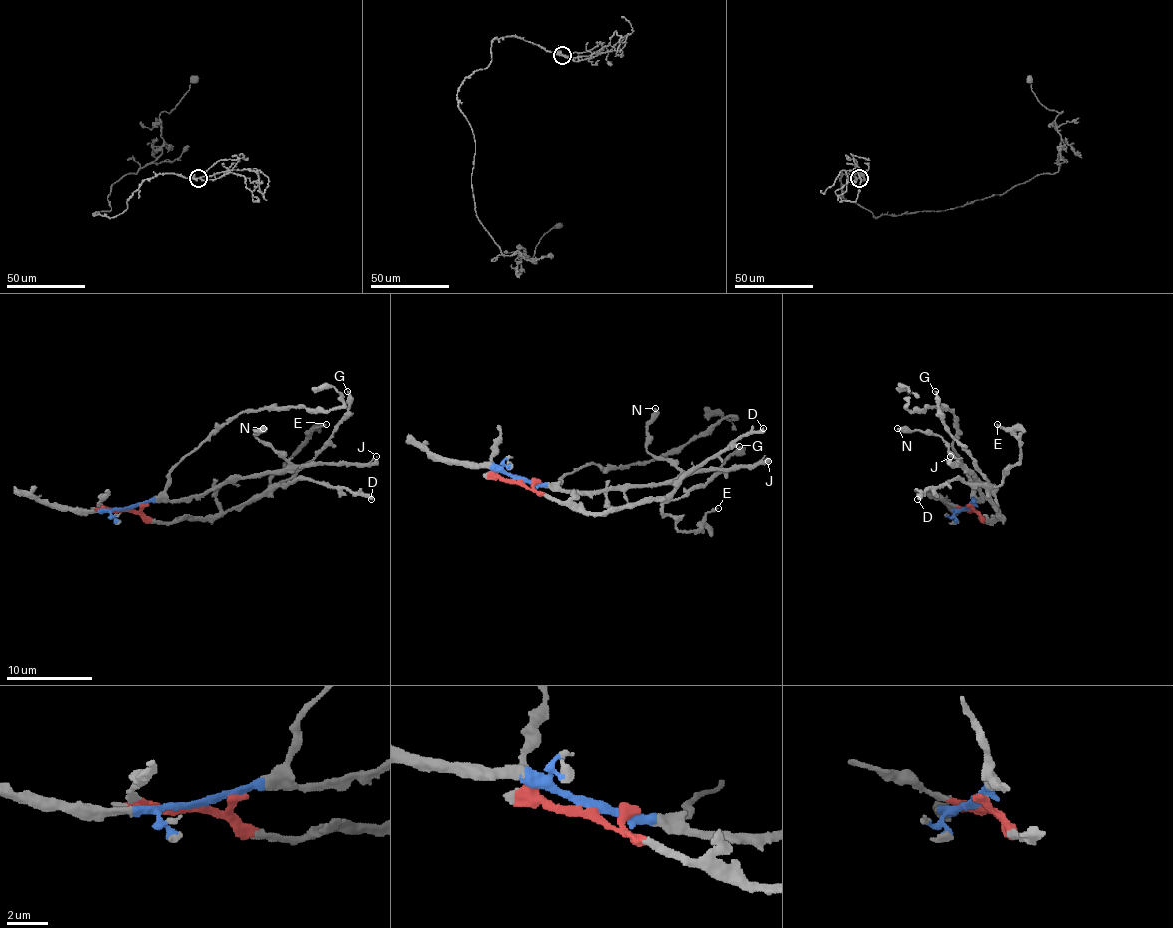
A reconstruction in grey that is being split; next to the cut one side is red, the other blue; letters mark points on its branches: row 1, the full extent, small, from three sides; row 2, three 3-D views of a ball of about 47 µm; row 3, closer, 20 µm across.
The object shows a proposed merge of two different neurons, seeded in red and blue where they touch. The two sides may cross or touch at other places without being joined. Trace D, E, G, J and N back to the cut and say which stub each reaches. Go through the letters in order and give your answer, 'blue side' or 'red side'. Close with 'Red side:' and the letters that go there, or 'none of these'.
D: red side
E: red side
G: red side
J: blue side
N: blue side
Red side: D, E, G

